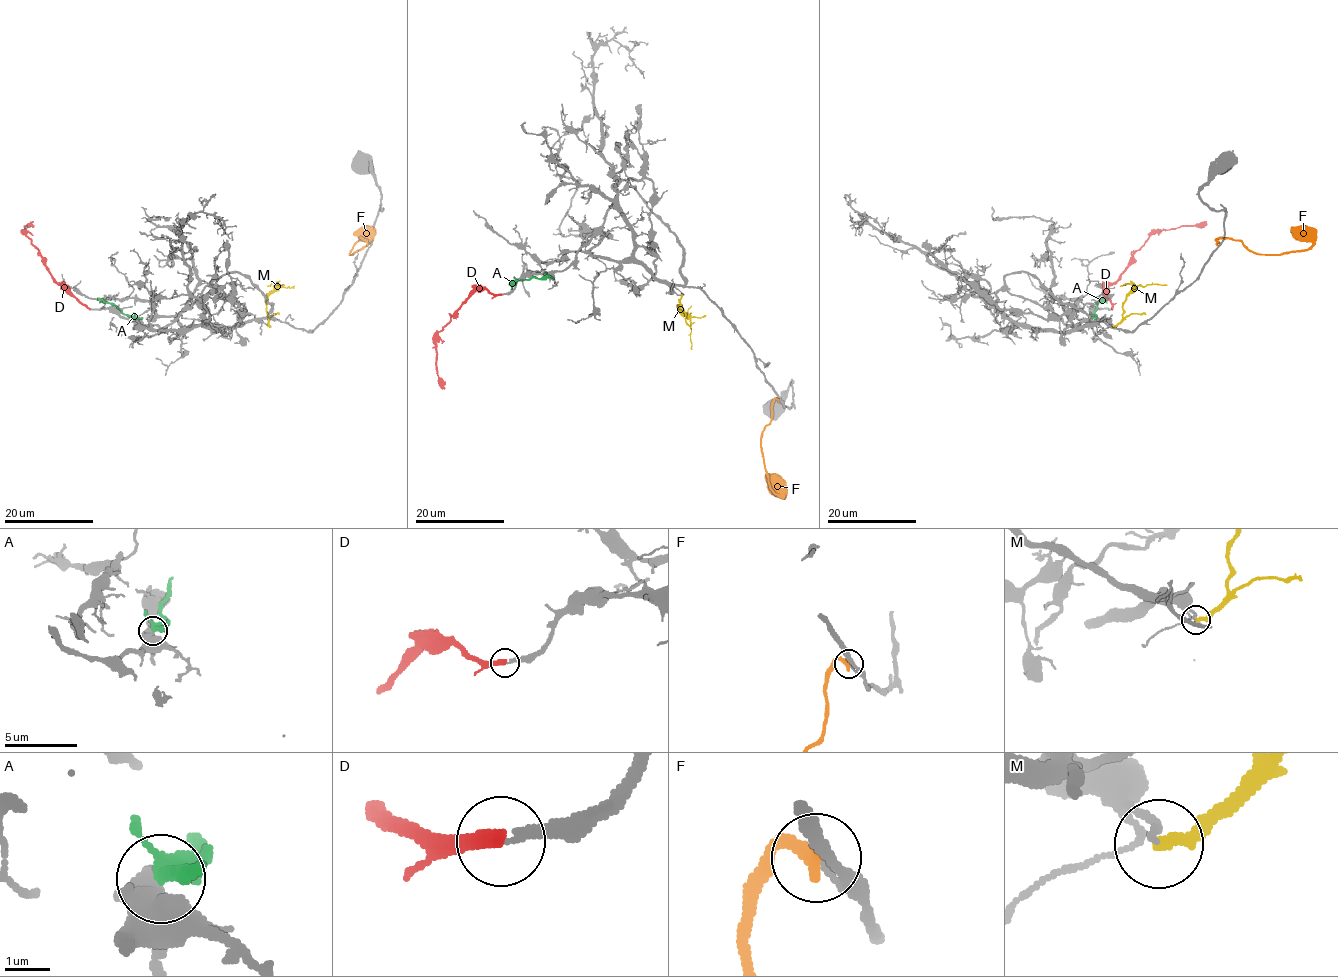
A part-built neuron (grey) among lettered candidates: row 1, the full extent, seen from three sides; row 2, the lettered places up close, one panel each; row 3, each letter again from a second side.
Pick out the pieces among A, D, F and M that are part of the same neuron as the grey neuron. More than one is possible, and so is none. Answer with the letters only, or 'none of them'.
D

